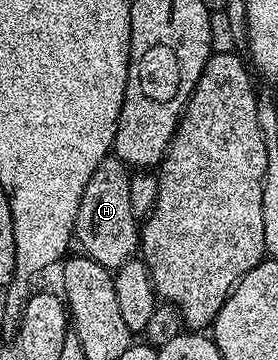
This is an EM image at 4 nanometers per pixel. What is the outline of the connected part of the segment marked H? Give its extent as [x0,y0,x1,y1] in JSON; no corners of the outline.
[75,156,139,272]

